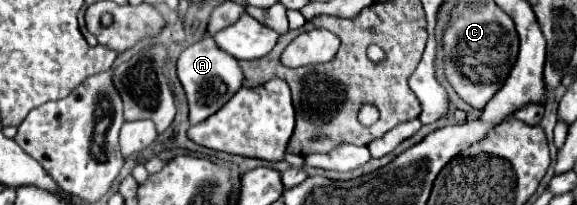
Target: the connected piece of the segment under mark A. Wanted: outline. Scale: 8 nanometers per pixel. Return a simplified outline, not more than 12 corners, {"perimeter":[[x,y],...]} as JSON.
{"perimeter":[[206,36],[178,58],[190,124],[216,114],[244,82]]}

